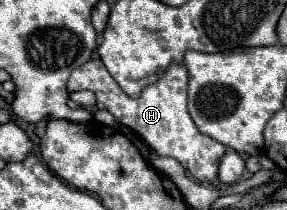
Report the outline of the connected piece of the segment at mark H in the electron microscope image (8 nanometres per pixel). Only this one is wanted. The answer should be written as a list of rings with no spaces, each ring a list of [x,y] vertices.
[[[91,59],[71,73],[67,91],[93,91],[97,95],[97,109],[107,109],[121,125],[133,129],[159,155],[177,159],[185,167],[185,171],[189,171],[199,183],[209,183],[217,177],[219,161],[225,155],[225,147],[219,141],[213,141],[211,137],[199,133],[199,129],[193,125],[193,119],[187,113],[187,79],[189,77],[185,65],[173,63],[159,77],[159,81],[147,85],[139,97],[127,97],[127,93],[113,81],[105,65],[101,65],[101,59]]]

